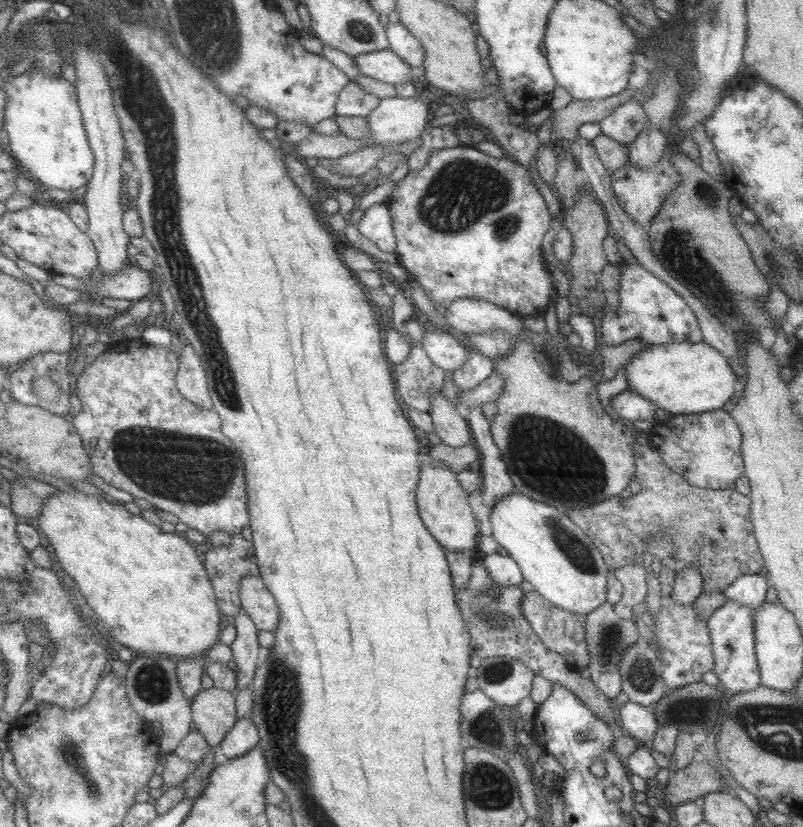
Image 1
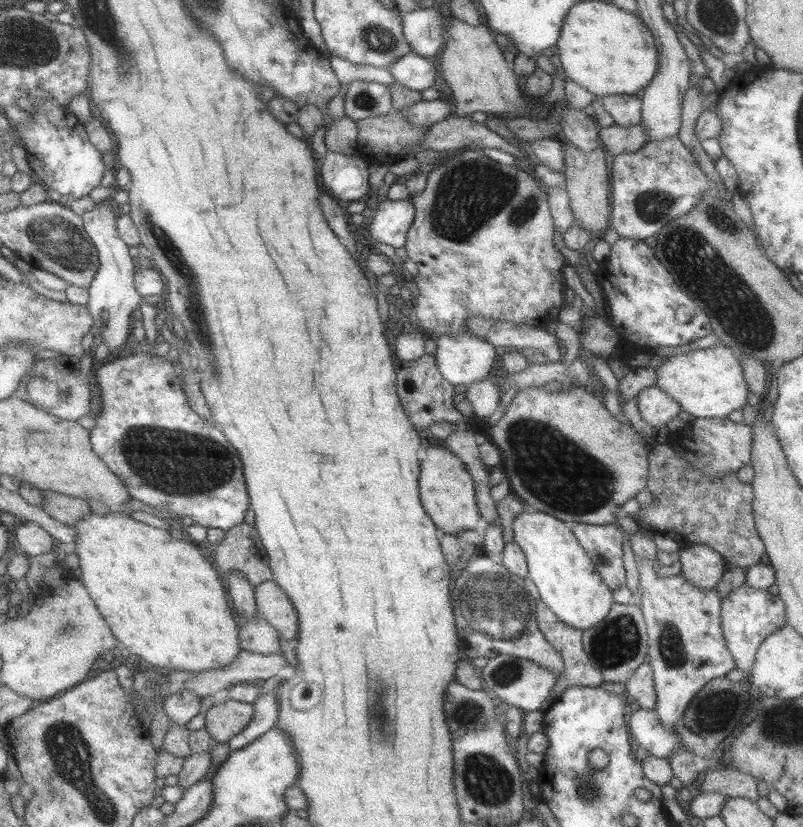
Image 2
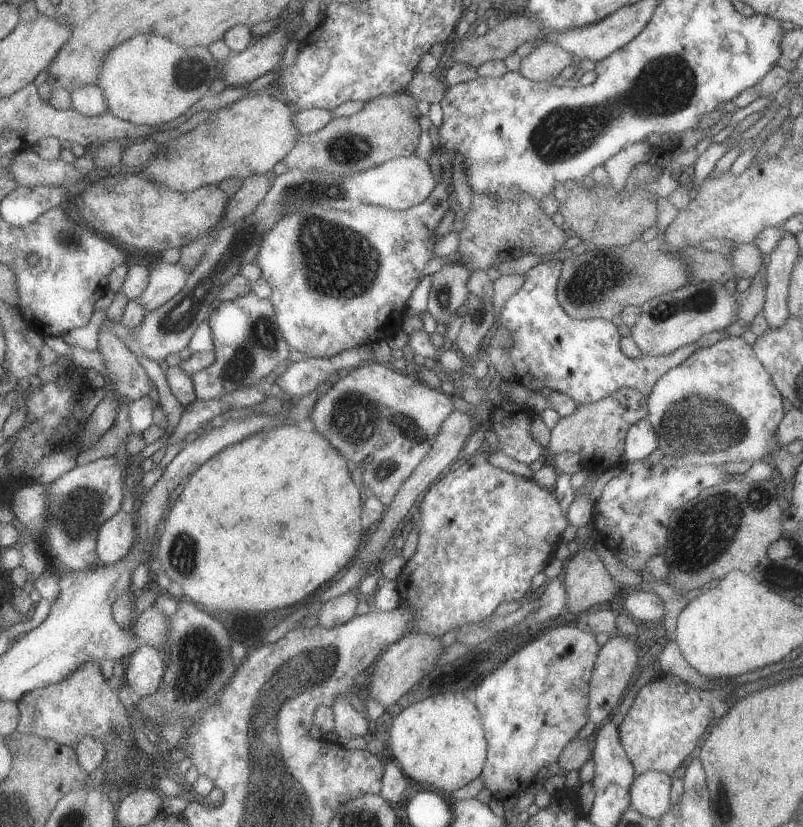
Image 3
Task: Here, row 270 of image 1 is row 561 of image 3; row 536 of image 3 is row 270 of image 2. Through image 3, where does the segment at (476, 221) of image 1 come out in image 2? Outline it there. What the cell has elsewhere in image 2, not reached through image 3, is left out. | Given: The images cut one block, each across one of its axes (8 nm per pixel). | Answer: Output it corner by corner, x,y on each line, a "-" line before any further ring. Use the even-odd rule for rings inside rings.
465,149
459,154
453,155
445,163
439,165
428,174
428,185
425,190
411,196
410,201
417,209
417,218
413,222
413,228
409,229
407,245
404,247
408,257
418,265
419,275
414,279
418,286
419,297
415,300
414,323
419,329
422,329
430,337
438,338
441,335
458,335
469,333
466,328
468,318
481,315
488,319
507,321
517,324
526,324
540,329
546,329
549,325
557,322
560,318
560,312
566,304
566,291
568,290
565,276
563,276
563,267
565,256
557,250
555,246
555,227
554,217
548,201
547,187
542,184
542,188
537,186
536,177
532,172
520,165
503,164
489,158
482,149

